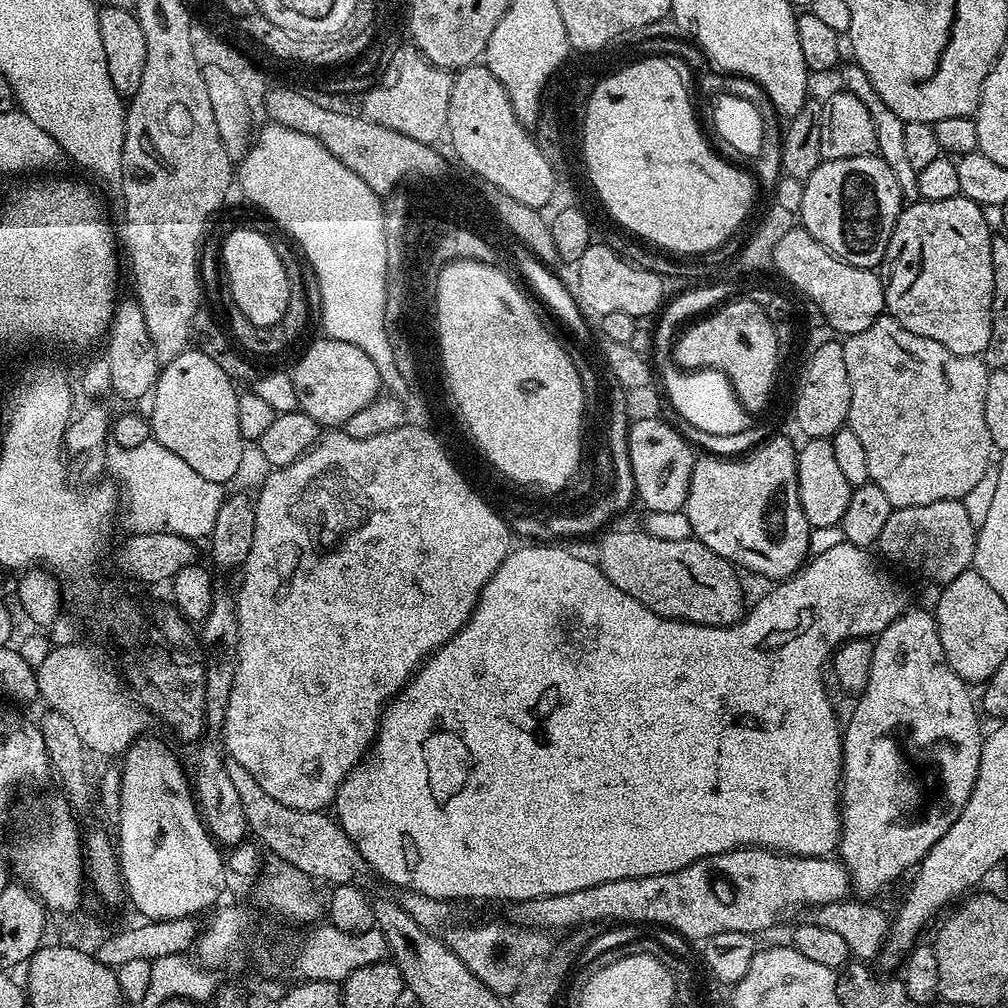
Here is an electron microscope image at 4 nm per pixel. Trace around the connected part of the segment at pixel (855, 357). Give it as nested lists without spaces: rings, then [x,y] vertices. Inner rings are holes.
[[[887,314],[880,315],[873,324],[866,326],[866,330],[845,335],[842,343],[846,354],[846,374],[850,374],[850,414],[847,427],[852,428],[854,434],[858,434],[858,439],[862,441],[862,450],[866,450],[869,481],[876,484],[878,490],[883,490],[886,498],[890,498],[893,508],[926,506],[930,502],[943,500],[963,500],[964,496],[978,485],[988,465],[994,460],[990,430],[986,430],[986,386],[990,371],[988,365],[980,356],[959,356],[946,350],[946,346],[938,346],[938,342],[930,338],[910,334],[906,326],[902,326],[893,316]]]

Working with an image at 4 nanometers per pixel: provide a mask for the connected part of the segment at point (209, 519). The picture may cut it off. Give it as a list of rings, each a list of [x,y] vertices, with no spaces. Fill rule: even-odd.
[[[149,438],[138,446],[117,447],[107,457],[107,471],[118,485],[122,501],[122,520],[129,533],[174,534],[193,542],[211,537],[214,518],[226,495],[225,489],[210,478],[202,478],[178,454],[166,450],[162,442]]]

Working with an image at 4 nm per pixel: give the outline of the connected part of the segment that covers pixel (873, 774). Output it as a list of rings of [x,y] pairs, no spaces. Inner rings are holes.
[[[916,608],[911,612],[911,610],[905,610],[896,617],[895,620],[887,621],[879,629],[878,635],[874,640],[874,666],[870,670],[870,682],[863,685],[862,691],[855,701],[856,709],[852,712],[852,717],[849,718],[848,724],[846,720],[846,727],[842,732],[842,791],[840,794],[840,843],[838,845],[838,856],[842,861],[844,869],[848,872],[848,879],[850,881],[851,887],[856,888],[861,897],[864,898],[876,898],[880,891],[883,890],[887,884],[892,884],[904,871],[909,868],[909,870],[915,869],[919,865],[920,861],[923,860],[924,855],[931,850],[934,846],[934,842],[938,842],[938,838],[942,838],[942,834],[946,834],[946,830],[950,830],[950,826],[954,826],[954,822],[958,818],[958,814],[962,814],[962,810],[966,806],[966,802],[970,798],[972,793],[972,787],[976,784],[976,779],[978,778],[978,762],[980,761],[980,755],[982,754],[982,731],[980,732],[980,720],[976,717],[976,708],[978,712],[978,704],[972,701],[972,696],[970,693],[969,685],[962,679],[958,678],[958,674],[954,674],[954,670],[950,670],[950,662],[946,662],[946,654],[942,650],[942,638],[938,638],[938,626],[936,625],[935,615],[931,611],[923,612],[922,609]]]

